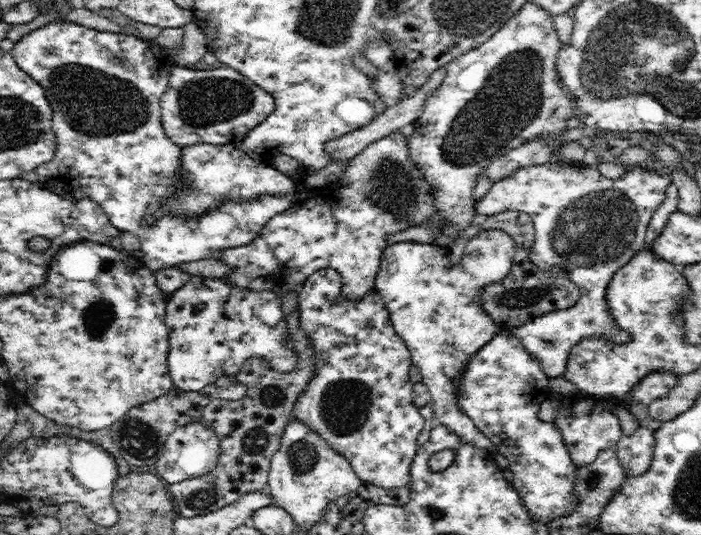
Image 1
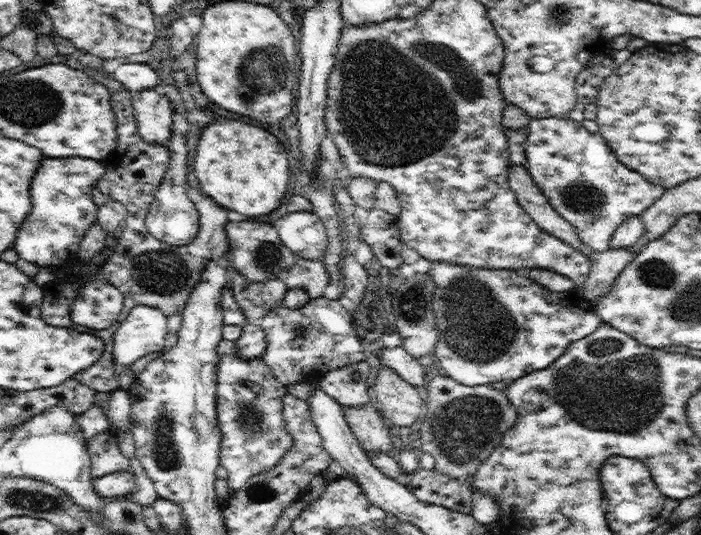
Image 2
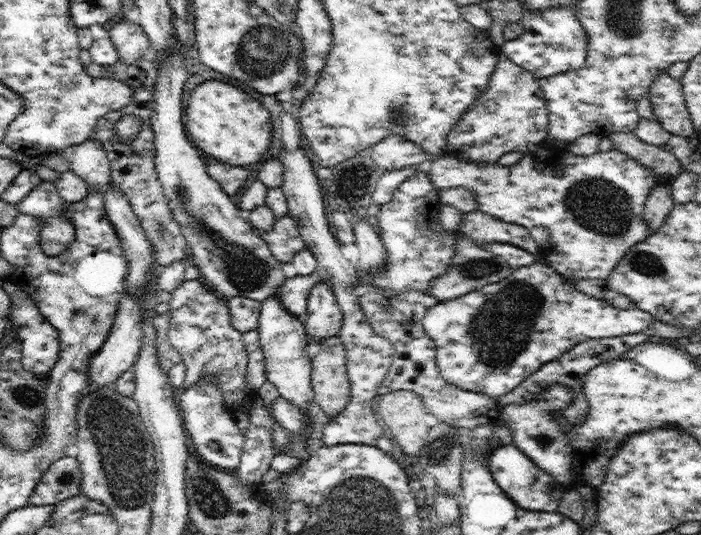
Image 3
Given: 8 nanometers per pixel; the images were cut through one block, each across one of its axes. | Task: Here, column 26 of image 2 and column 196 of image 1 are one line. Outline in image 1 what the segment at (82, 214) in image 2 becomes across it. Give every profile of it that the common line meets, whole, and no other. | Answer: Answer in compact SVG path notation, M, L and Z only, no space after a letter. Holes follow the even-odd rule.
M54 18L54 21L15 42L13 56L17 66L45 91L46 99L53 109L52 129L57 142L52 160L29 173L21 174L21 177L52 193L57 188L66 192L80 189L86 193L87 197L102 207L110 222L120 232L138 236L141 258L153 272L178 267L184 262L188 264L204 258L217 258L222 250L250 244L270 218L282 214L293 205L298 192L286 196L260 196L260 199L222 203L208 209L196 220L180 219L166 211L164 202L173 193L182 191L185 182L178 177L182 147L169 138L161 122L160 100L169 88L170 71L174 66L168 50L158 43L144 41L133 34L98 31L76 22ZM146 214L151 214L155 222L144 227L142 218Z

